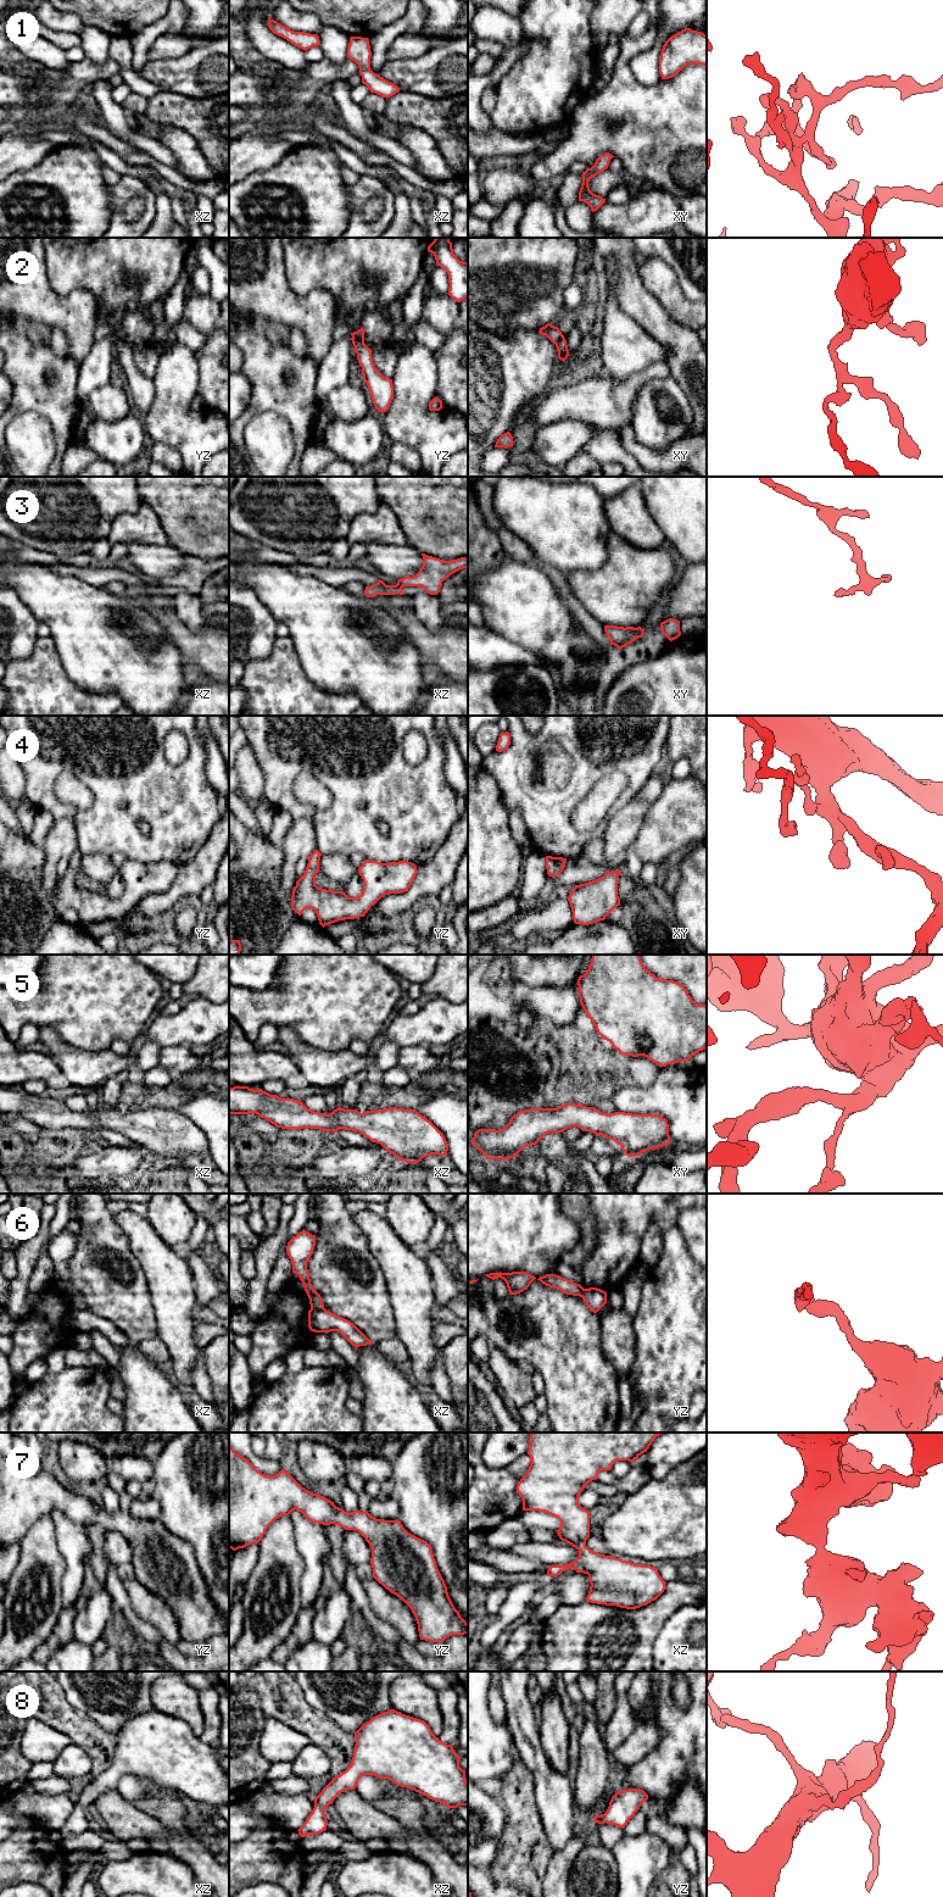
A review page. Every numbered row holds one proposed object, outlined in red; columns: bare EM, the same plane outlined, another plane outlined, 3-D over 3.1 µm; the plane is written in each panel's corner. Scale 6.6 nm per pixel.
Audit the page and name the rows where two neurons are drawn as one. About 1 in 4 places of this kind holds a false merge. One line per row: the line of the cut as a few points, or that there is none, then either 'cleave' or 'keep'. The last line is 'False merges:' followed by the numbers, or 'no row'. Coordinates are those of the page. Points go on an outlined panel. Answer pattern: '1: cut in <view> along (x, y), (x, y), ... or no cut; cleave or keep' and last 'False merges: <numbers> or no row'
1: no cut; keep
2: cut in yz along (352, 337), (363, 343); cleave
3: cut in xz along (395, 585), (401, 588); cleave
4: no cut; keep
5: no cut; keep
6: cut in xz along (311, 1307), (323, 1308); cleave
7: no cut; keep
8: no cut; keep
False merges: 2, 3, 6

